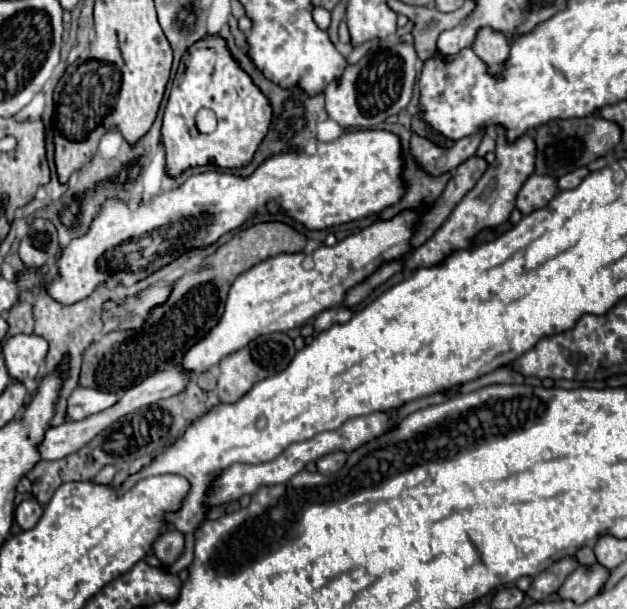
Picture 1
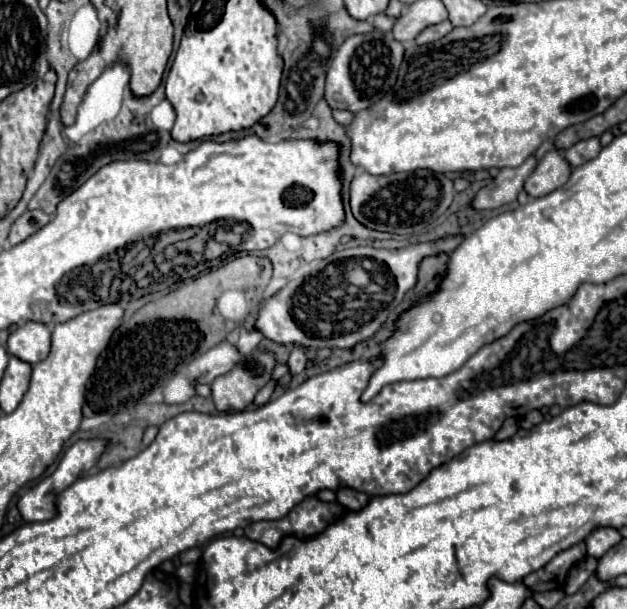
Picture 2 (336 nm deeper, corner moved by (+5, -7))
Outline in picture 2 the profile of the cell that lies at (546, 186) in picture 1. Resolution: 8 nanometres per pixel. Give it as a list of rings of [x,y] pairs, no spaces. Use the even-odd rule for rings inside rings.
[[[551,150],[543,156],[543,160],[539,160],[531,176],[525,180],[525,192],[531,198],[545,196],[561,188],[561,184],[569,180],[569,174],[571,174],[571,166],[559,156],[557,150]]]

